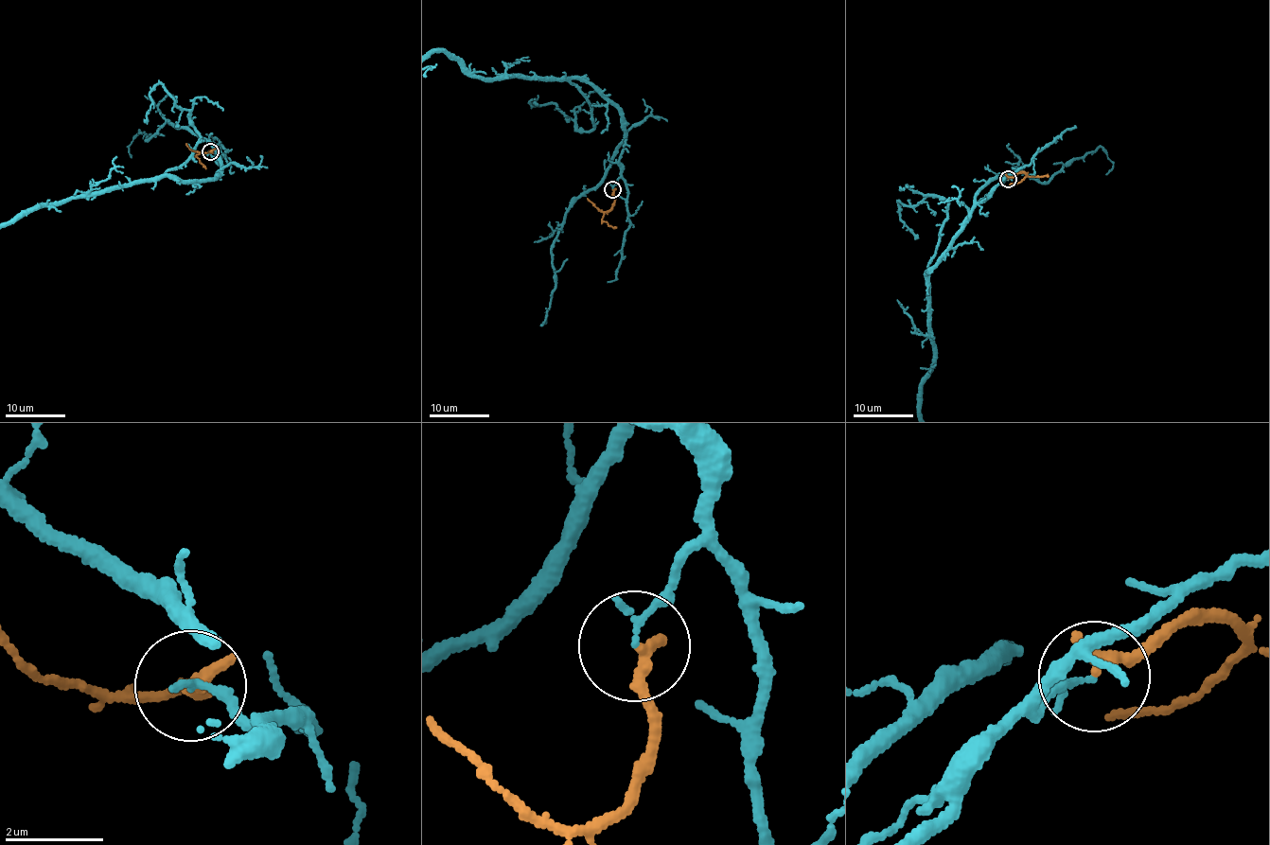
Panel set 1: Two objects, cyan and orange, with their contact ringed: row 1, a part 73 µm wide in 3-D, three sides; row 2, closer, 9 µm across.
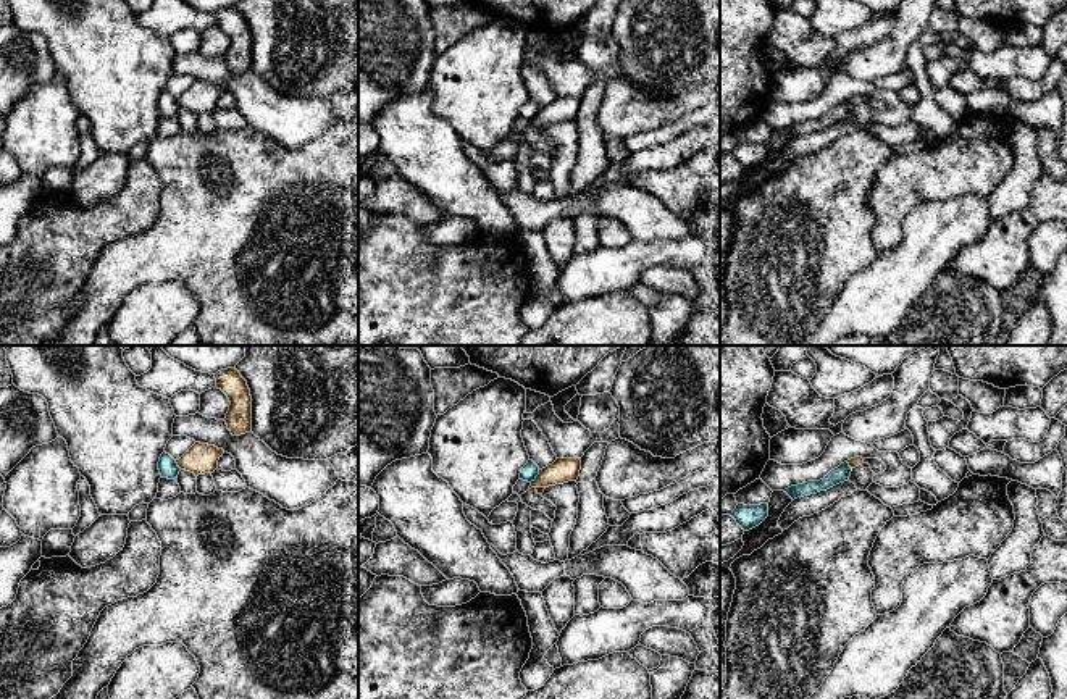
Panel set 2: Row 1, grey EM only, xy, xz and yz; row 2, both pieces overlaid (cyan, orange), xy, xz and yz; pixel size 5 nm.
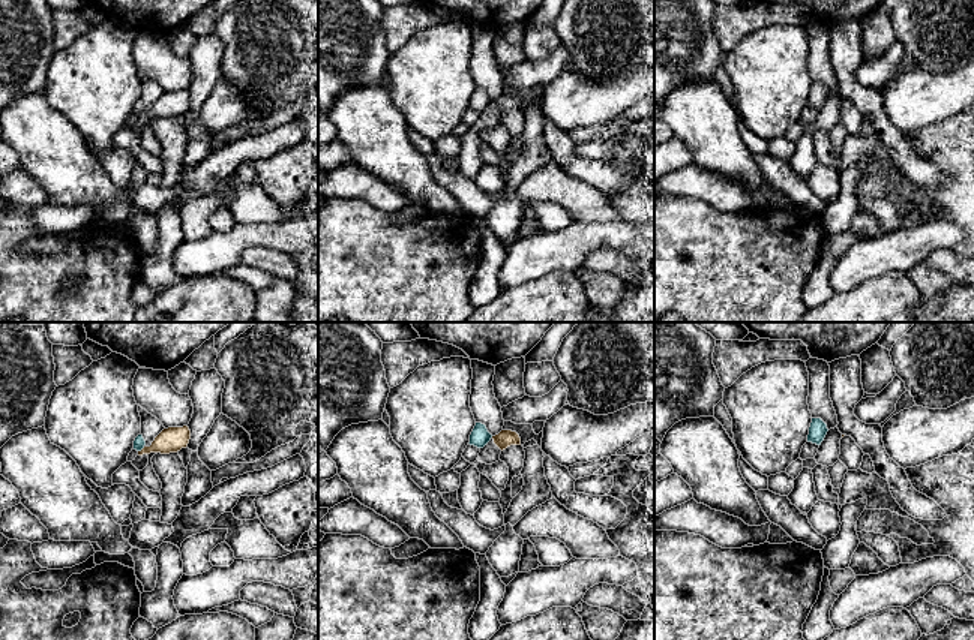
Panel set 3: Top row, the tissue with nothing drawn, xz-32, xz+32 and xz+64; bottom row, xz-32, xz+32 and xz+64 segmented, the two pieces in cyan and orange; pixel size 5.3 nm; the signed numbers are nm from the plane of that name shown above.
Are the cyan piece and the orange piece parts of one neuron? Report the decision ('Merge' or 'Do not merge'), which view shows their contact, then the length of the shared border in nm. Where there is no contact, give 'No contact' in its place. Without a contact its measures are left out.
Do not merge. Touches cyan in xz. Shared border 80 nm

